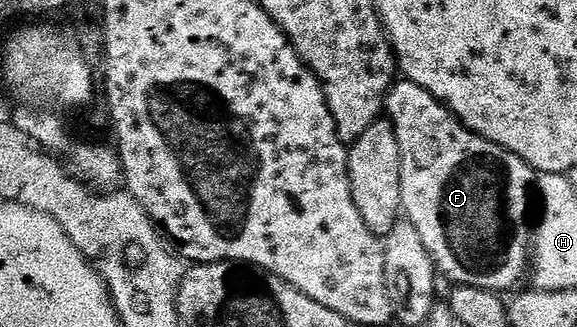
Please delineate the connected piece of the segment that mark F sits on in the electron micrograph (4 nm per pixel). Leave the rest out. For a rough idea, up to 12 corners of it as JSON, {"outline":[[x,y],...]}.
{"outline":[[395,82],[405,222],[437,274],[507,293],[532,267],[516,153]]}

